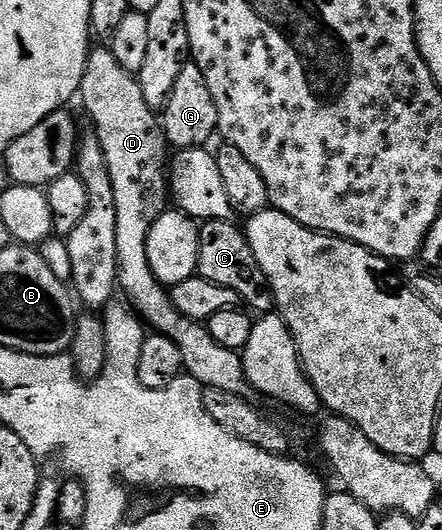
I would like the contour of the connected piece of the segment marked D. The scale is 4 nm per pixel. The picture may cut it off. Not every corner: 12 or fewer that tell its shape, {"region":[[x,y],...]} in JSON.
{"region":[[91,50],[78,95],[116,197],[117,286],[203,388],[250,399],[241,354],[148,265],[166,135],[135,72]]}

